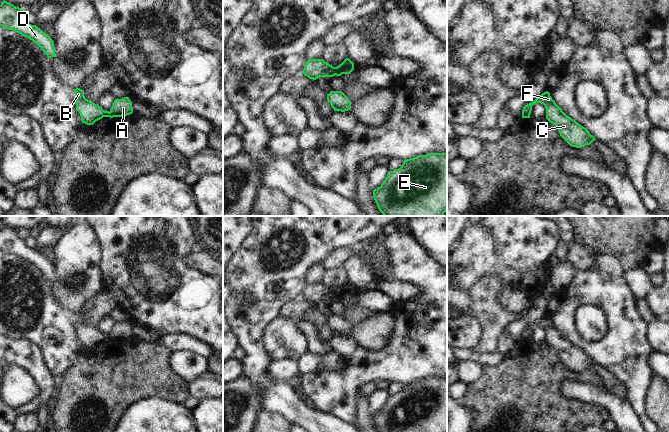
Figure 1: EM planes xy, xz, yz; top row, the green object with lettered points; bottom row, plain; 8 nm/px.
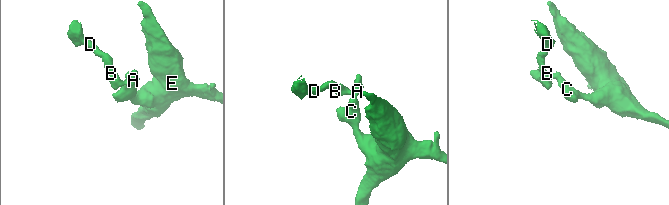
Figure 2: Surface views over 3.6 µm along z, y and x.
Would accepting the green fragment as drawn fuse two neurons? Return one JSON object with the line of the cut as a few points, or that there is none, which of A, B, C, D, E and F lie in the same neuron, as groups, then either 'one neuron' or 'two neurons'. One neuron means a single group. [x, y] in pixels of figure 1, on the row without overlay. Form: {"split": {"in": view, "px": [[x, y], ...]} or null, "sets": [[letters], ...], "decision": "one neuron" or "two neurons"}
{"split": {"in": "xz", "px": [[334, 291], [335, 298]]}, "sets": [["A", "C", "E", "F"], ["B", "D"]], "decision": "two neurons"}

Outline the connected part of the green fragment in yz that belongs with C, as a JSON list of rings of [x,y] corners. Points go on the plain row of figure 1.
[[[548,315],[539,319],[533,326],[525,329],[522,334],[522,342],[530,342],[532,330],[541,327],[546,332],[546,343],[555,349],[560,360],[572,371],[582,372],[595,365],[595,361],[589,355],[567,340],[555,327]]]

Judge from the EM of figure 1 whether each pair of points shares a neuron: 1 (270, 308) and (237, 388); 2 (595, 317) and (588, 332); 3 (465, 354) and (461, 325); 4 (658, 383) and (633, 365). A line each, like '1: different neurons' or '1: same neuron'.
1: different neurons
2: same neuron
3: different neurons
4: different neurons

